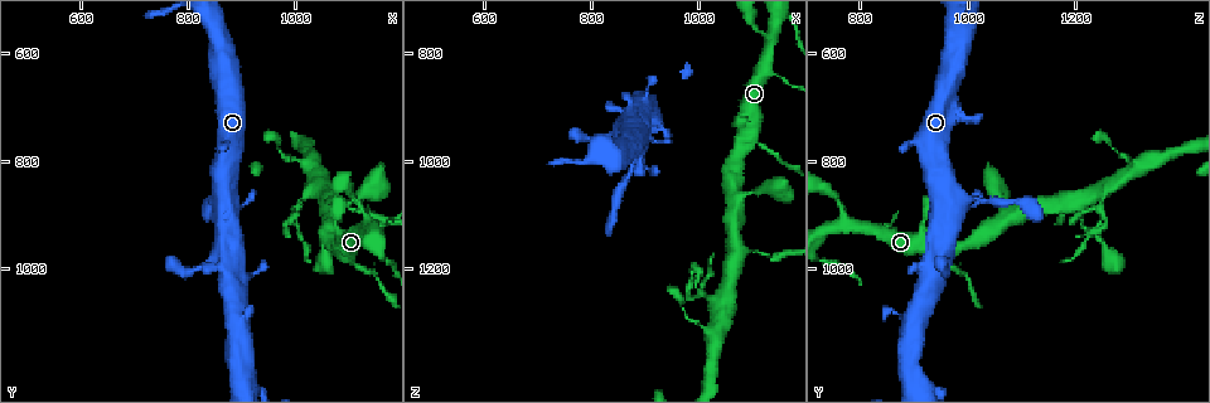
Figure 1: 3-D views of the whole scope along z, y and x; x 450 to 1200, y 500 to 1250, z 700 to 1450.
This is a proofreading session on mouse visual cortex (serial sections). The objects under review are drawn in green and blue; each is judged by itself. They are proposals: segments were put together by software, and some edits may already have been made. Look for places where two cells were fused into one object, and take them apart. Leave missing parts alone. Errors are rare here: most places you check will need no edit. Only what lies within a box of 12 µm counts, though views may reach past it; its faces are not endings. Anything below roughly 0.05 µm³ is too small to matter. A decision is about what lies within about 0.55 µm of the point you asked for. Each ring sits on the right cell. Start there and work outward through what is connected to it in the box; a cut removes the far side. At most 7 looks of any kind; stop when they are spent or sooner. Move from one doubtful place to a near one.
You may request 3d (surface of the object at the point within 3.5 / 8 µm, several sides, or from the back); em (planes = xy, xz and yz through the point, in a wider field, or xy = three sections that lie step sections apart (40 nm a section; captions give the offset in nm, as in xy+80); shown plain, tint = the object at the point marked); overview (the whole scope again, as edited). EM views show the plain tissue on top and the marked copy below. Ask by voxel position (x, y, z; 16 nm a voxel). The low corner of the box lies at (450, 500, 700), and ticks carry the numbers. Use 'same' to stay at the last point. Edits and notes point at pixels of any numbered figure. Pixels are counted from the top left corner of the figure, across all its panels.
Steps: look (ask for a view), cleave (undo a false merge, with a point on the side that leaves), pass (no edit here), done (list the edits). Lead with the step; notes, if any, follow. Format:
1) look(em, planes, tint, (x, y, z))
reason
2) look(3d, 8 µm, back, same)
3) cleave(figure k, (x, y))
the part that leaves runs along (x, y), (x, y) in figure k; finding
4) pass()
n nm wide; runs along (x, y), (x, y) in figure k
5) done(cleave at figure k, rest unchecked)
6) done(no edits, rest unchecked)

look(3d, 8 µm, (1095, 980, 950))
three-way junction

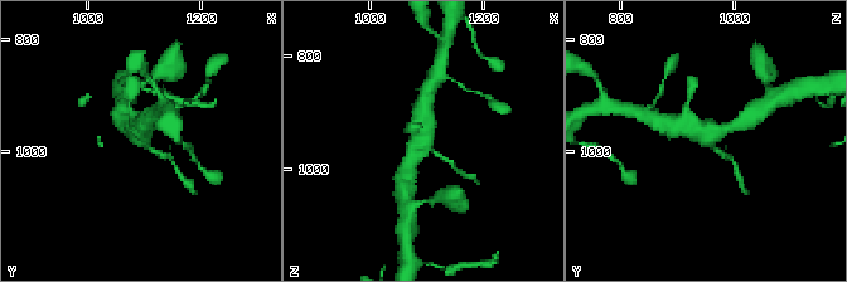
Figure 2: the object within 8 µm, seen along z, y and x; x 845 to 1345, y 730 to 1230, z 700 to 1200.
look(3d, 3.5 µm, (1100, 975, 955))

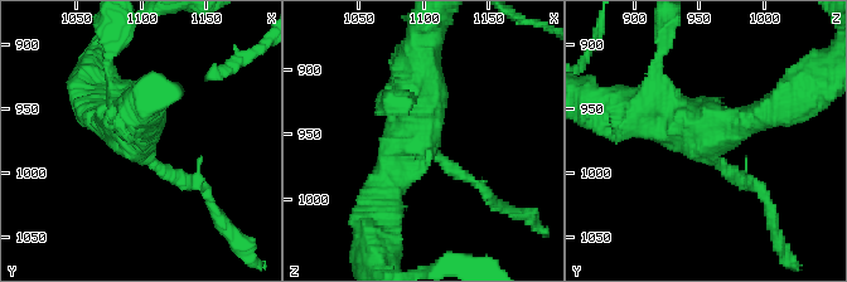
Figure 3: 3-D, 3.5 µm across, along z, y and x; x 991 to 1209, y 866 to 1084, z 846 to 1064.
look(em, xy, step 5, tint, (1096, 976, 952))
3 arms; arms of 150, 350, 500 nm; shape alone is not enough

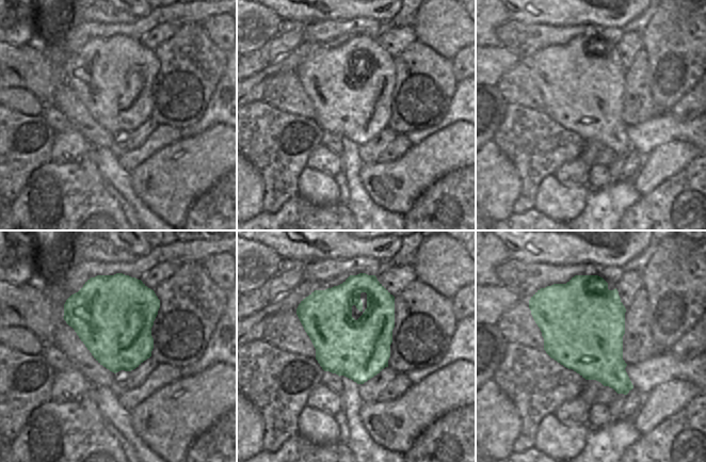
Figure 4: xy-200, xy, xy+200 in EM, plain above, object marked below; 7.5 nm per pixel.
pass()
one cell here

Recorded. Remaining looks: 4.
look(3d, 3.5 µm, (1105, 870, 755))
a narrow waist

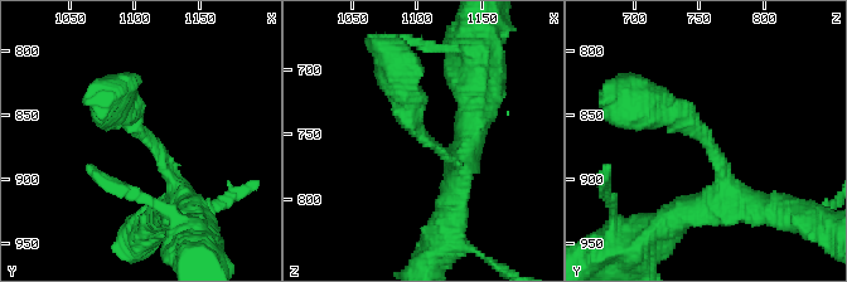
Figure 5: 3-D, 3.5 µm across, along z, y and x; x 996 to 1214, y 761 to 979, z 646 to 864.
look(em, xy, step 1, tint, (1110, 866, 752))
arms of 250, 400 nm

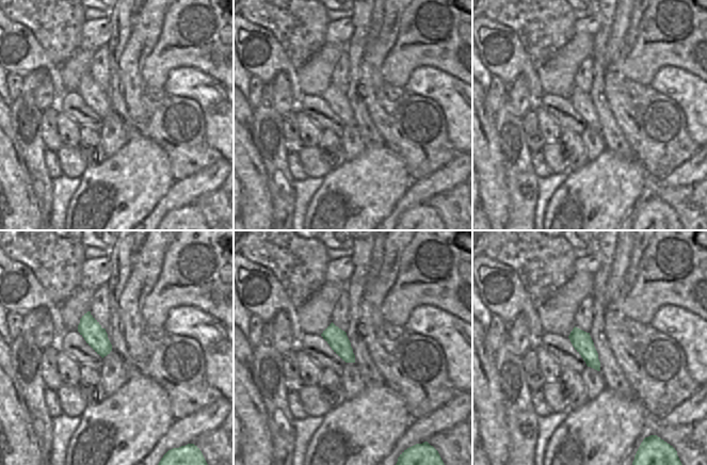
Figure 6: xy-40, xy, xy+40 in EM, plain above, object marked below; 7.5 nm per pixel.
pass()
150 nm wide; runs along (726, 207), (714, 149), (643, 95) in figure 5; continuous, no second cell

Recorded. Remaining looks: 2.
look(em, xy, step 2, tint, (850, 980, 950))
three arms meet

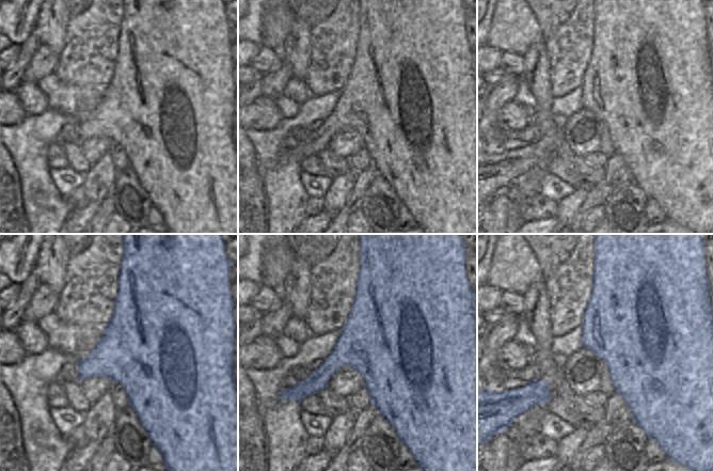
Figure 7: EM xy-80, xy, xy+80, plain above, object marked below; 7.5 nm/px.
look(3d, 3.5 µm, same)
see where the arms go

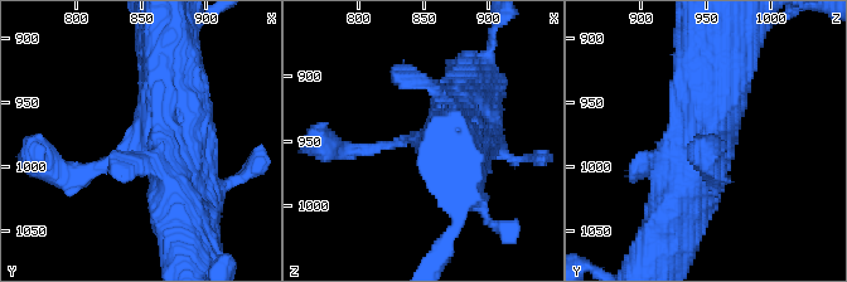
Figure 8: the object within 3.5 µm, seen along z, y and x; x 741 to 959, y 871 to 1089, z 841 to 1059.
pass()
runs along (724, 84), (668, 239) in figure 8; one cell here

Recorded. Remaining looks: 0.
done(no edits, rest unchecked)

